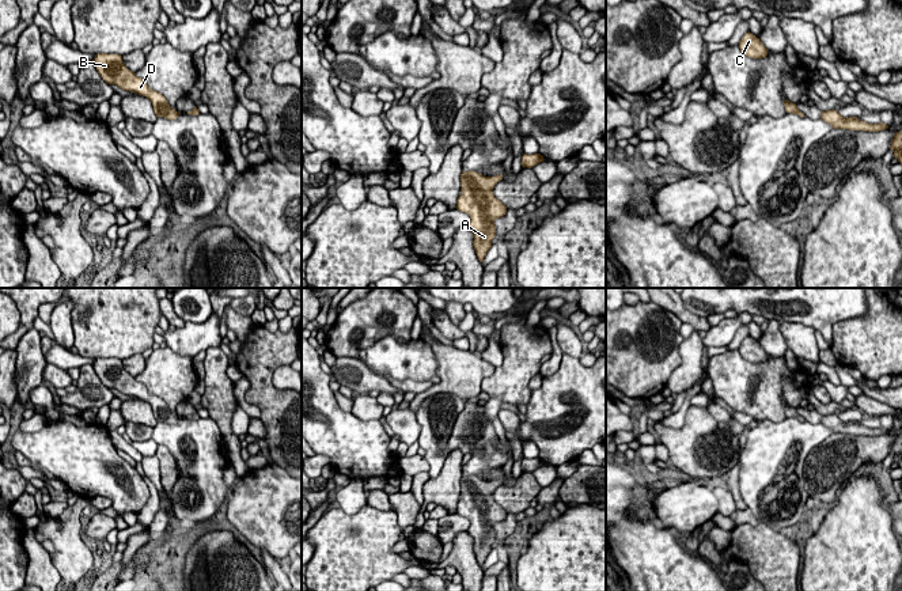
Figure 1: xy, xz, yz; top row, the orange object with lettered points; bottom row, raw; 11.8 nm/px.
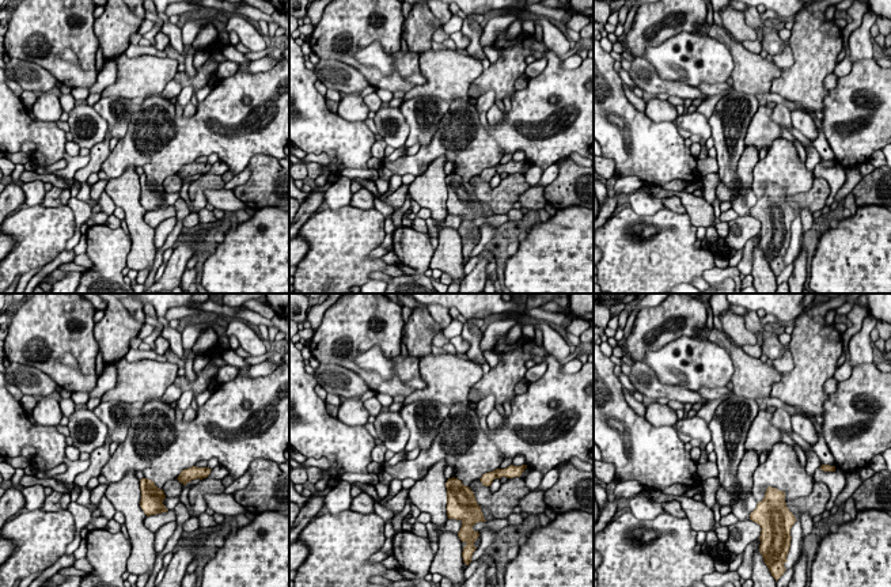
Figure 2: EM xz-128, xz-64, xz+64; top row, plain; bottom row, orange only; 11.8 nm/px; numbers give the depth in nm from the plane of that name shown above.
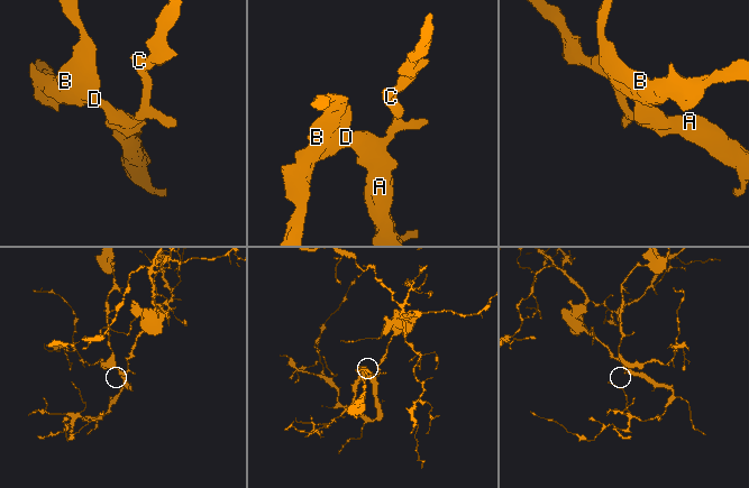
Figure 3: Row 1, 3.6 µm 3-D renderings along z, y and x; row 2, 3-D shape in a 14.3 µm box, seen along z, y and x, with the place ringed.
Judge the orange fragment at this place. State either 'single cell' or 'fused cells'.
single cell

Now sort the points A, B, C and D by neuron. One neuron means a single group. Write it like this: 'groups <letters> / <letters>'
groups A B C D

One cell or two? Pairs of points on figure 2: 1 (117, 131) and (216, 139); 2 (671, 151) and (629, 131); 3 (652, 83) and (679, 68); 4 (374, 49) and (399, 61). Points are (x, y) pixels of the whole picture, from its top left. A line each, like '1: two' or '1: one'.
1: two
2: one
3: two
4: one

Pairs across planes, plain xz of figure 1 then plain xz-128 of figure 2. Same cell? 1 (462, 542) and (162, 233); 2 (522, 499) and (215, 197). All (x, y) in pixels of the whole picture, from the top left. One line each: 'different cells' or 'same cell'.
1: different cells
2: different cells

